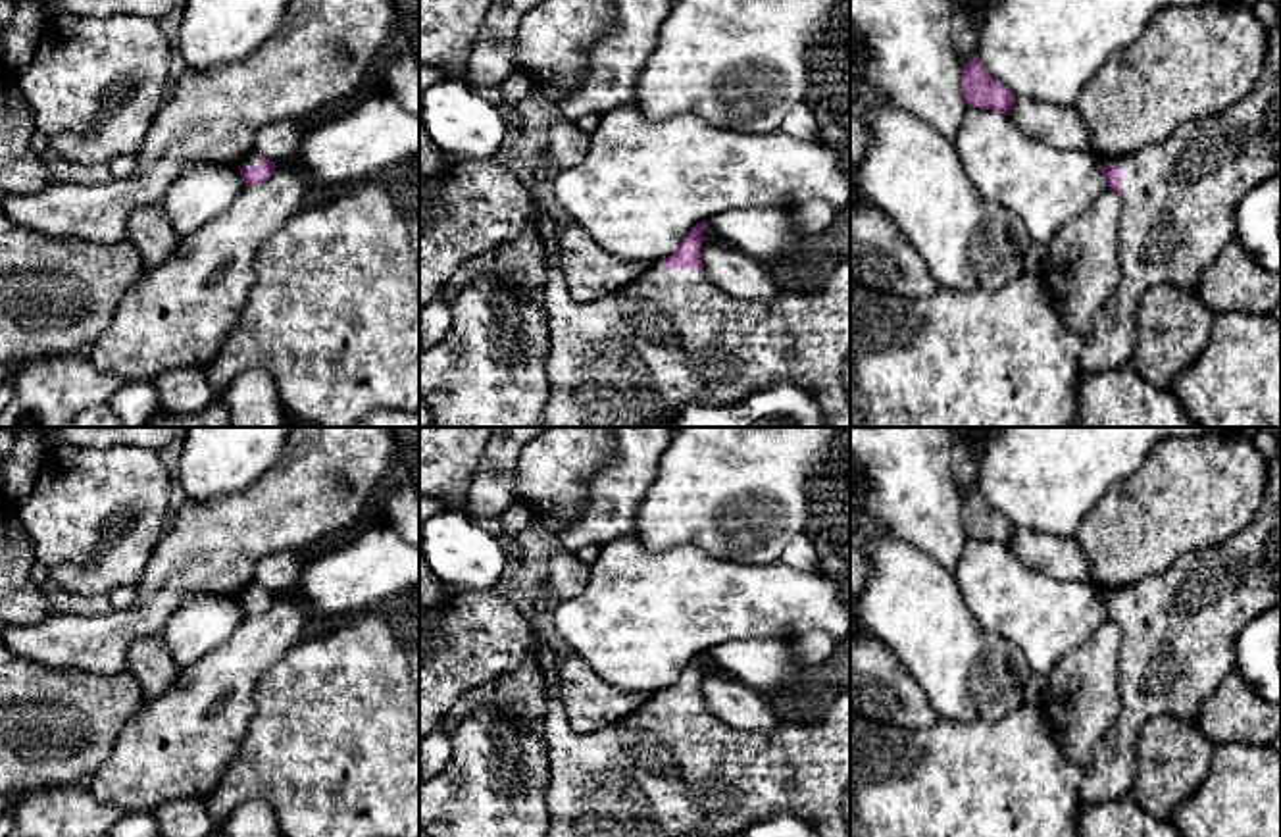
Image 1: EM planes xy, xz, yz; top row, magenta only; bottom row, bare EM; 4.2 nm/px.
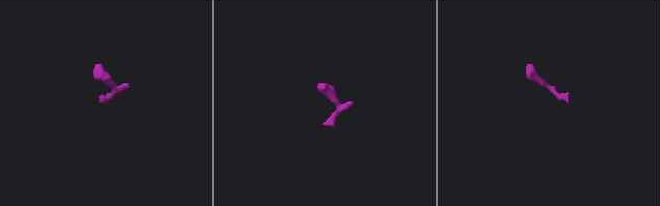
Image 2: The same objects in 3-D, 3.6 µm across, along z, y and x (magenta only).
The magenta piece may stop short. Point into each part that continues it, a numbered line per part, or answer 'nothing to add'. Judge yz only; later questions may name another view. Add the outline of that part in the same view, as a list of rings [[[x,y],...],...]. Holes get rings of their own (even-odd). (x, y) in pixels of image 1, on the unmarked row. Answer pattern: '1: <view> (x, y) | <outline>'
1: yz (1180, 628) | [[[1281,431],[1262,504],[1243,531],[1223,545],[1183,554],[1164,573],[1119,589],[1096,589],[1096,596],[1123,600],[1123,641],[1121,710],[1108,737],[1094,745],[1091,766],[1083,770],[1081,799],[1093,804],[1133,795],[1143,723],[1158,714],[1194,723],[1204,700],[1235,670],[1239,633],[1256,616],[1281,604]]]

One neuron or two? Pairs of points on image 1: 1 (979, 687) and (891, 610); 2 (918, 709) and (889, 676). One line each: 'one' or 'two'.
1: one
2: one

